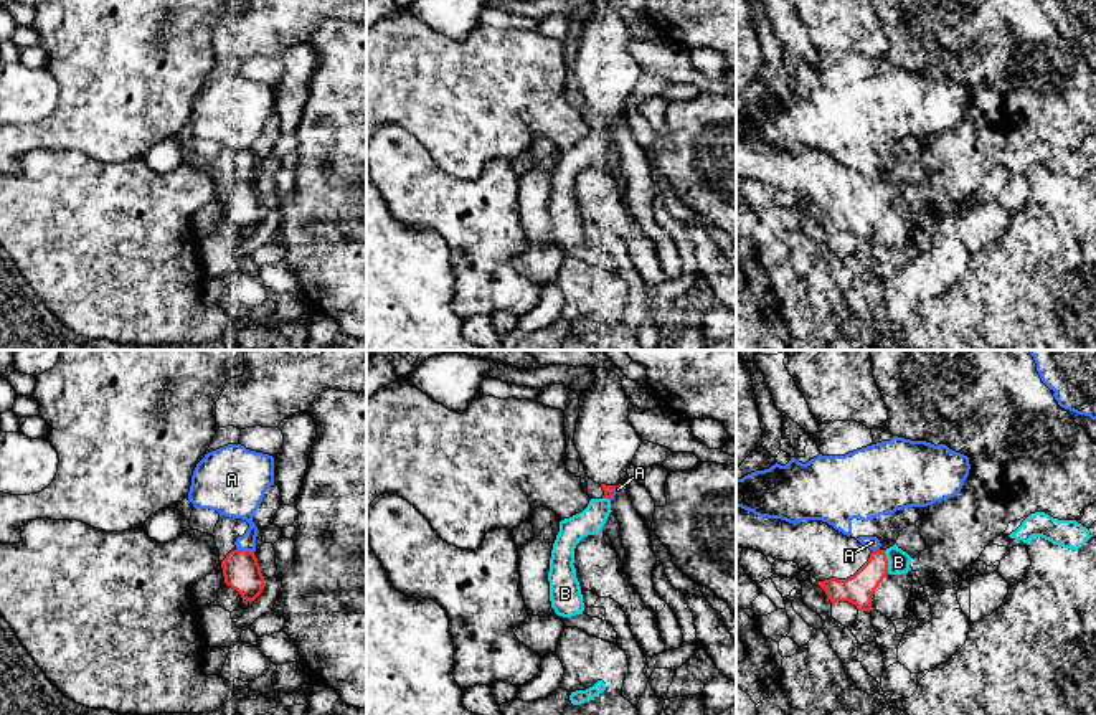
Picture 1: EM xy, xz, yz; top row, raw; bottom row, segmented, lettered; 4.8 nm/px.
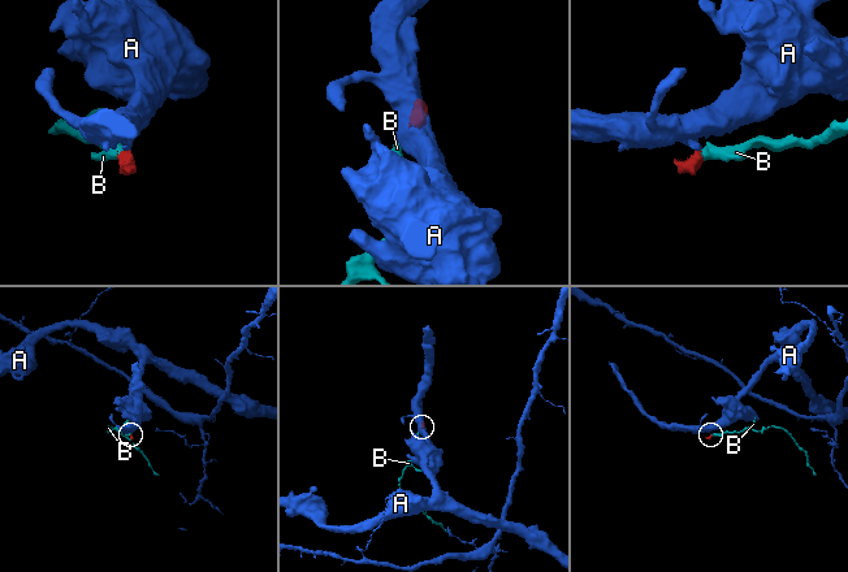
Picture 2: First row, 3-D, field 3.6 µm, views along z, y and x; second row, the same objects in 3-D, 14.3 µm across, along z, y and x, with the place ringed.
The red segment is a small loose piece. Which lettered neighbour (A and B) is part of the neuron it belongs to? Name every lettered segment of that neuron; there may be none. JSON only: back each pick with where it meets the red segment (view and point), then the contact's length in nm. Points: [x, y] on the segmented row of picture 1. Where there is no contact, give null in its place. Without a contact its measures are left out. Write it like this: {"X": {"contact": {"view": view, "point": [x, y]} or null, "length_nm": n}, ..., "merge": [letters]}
{"B": {"contact": {"view": "yz", "point": [887, 562]}, "length_nm": 120}, "merge": ["B"]}

